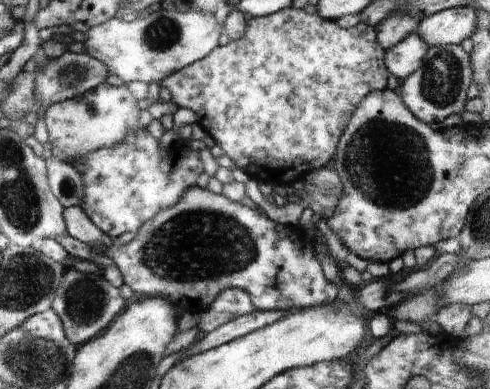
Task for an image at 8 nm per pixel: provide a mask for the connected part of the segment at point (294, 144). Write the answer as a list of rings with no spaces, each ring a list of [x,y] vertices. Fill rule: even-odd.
[[[287,7],[270,16],[258,16],[248,19],[246,32],[238,40],[232,40],[226,46],[218,46],[199,62],[186,66],[183,70],[176,70],[168,78],[160,82],[172,94],[172,99],[178,108],[190,109],[196,117],[198,124],[206,131],[208,137],[216,141],[216,144],[224,151],[224,155],[238,164],[242,171],[259,183],[292,185],[297,179],[304,179],[314,171],[328,167],[332,162],[344,132],[348,118],[354,114],[354,110],[360,102],[373,91],[382,91],[387,88],[389,71],[384,62],[385,51],[378,44],[375,28],[360,22],[357,26],[345,30],[340,28],[336,21],[322,19],[317,13],[308,14],[303,9]]]

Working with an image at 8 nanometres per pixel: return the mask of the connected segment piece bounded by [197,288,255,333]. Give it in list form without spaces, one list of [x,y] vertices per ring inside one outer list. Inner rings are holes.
[[[228,288],[222,290],[212,304],[200,312],[197,327],[204,333],[210,333],[240,316],[251,314],[254,310],[254,304],[246,292],[238,288]]]

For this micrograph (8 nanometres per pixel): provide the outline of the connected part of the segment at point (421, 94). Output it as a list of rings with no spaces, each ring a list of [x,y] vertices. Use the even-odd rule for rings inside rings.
[[[440,44],[429,47],[422,65],[400,82],[396,92],[417,120],[430,125],[434,122],[443,123],[452,114],[462,114],[471,84],[471,56],[468,56],[460,45]]]

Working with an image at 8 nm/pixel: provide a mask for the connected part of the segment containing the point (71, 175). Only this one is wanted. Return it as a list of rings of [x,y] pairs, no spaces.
[[[49,153],[45,156],[47,178],[52,195],[64,208],[79,206],[84,199],[83,176],[70,163],[60,162]]]

